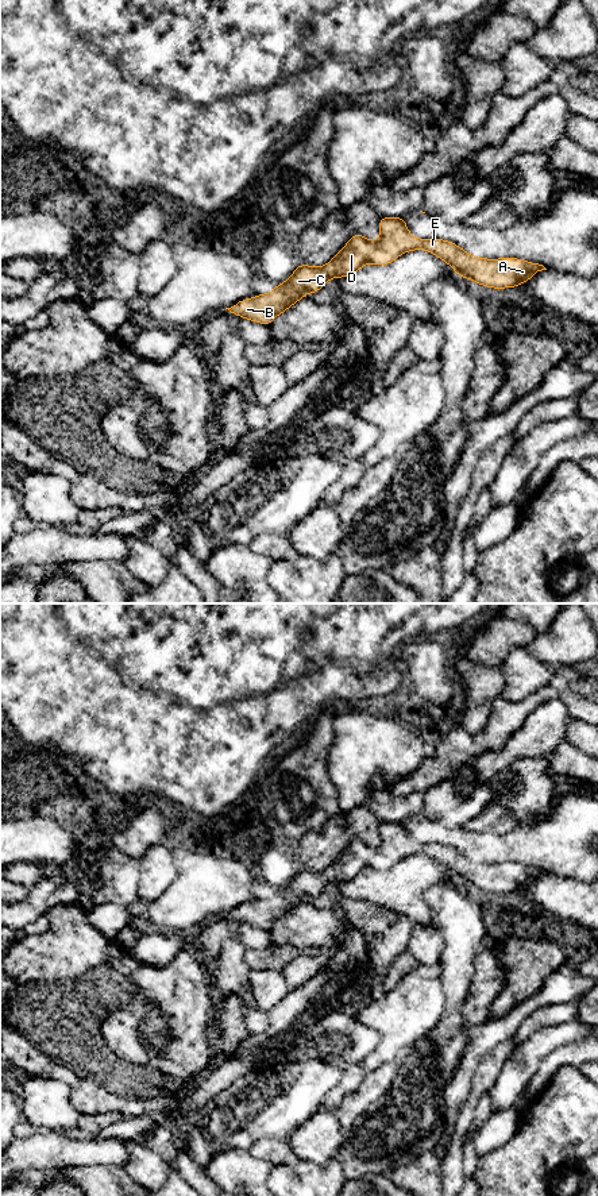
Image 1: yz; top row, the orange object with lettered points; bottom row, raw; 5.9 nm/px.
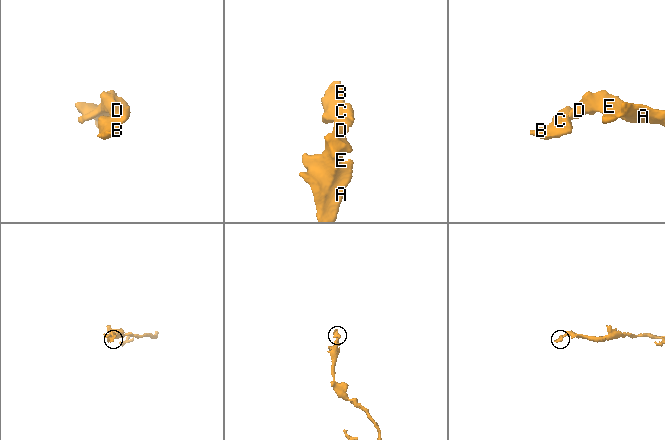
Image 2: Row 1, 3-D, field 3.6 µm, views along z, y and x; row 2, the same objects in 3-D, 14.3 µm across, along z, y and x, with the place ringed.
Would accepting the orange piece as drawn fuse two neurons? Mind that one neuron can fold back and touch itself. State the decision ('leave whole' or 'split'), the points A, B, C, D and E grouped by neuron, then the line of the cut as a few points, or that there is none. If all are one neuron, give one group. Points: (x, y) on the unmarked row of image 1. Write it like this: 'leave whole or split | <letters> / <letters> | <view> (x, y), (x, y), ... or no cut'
leave whole | A B C D E | no cut

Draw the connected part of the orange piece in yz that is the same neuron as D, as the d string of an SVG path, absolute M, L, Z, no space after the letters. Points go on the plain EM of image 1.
M379 822L378 830L381 838L378 846L355 838L324 872L297 869L290 883L275 890L271 898L242 904L225 914L235 921L270 931L275 921L304 903L305 898L319 896L329 883L352 880L366 868L386 871L404 857L420 853L447 867L463 884L470 883L494 894L516 892L536 877L547 875L543 869L517 863L474 863L448 845L416 844L409 838L404 822Z

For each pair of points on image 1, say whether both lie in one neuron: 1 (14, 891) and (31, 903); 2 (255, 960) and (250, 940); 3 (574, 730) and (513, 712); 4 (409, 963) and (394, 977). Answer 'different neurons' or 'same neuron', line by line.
1: different neurons
2: different neurons
3: different neurons
4: same neuron

